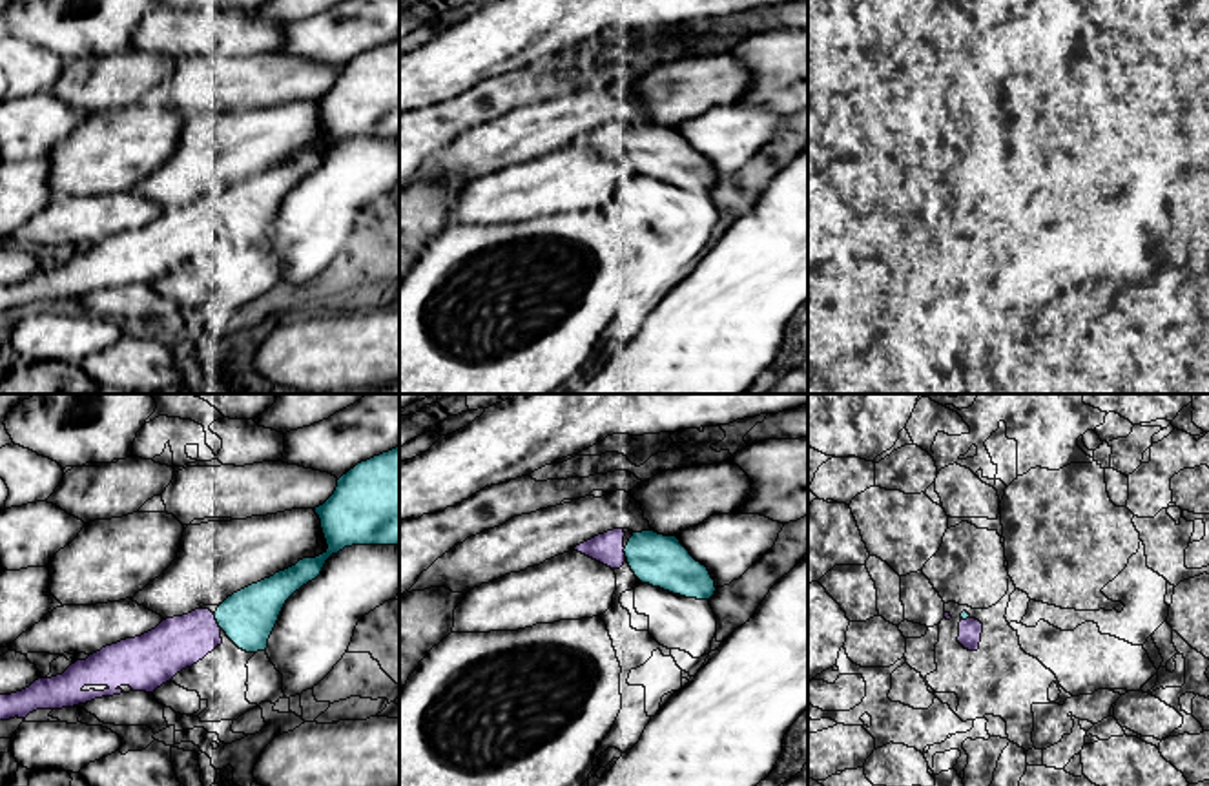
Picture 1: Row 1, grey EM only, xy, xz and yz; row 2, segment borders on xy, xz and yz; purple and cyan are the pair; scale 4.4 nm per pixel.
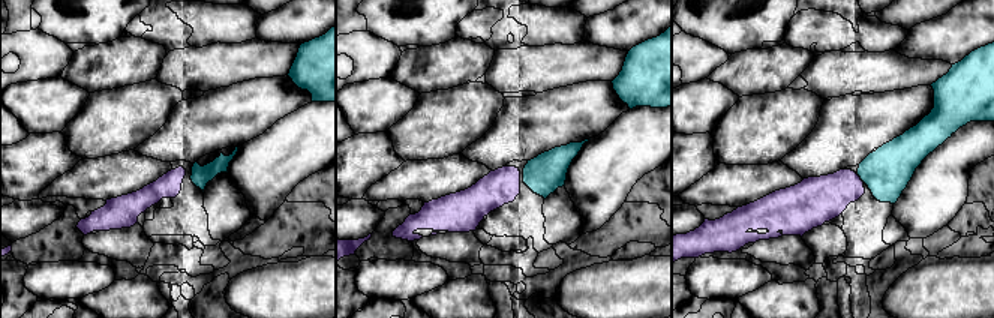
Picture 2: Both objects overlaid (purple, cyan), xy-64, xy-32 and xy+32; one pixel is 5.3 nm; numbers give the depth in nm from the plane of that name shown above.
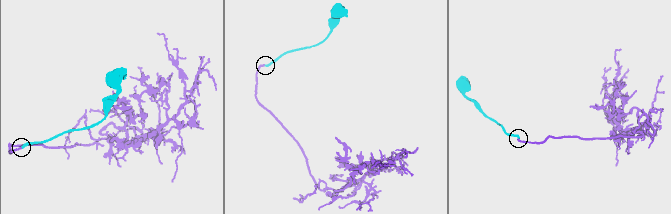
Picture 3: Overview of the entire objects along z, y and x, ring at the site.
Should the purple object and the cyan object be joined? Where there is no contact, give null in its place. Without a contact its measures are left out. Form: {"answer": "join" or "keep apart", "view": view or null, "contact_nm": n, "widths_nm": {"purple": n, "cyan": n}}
{"answer": "join", "view": "xy", "contact_nm": 70, "widths_nm": {"purple": 240, "cyan": 240}}

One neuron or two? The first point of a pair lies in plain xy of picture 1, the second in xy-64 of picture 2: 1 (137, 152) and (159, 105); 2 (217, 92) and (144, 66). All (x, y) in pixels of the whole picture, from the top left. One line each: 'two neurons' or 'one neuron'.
1: one neuron
2: two neurons

